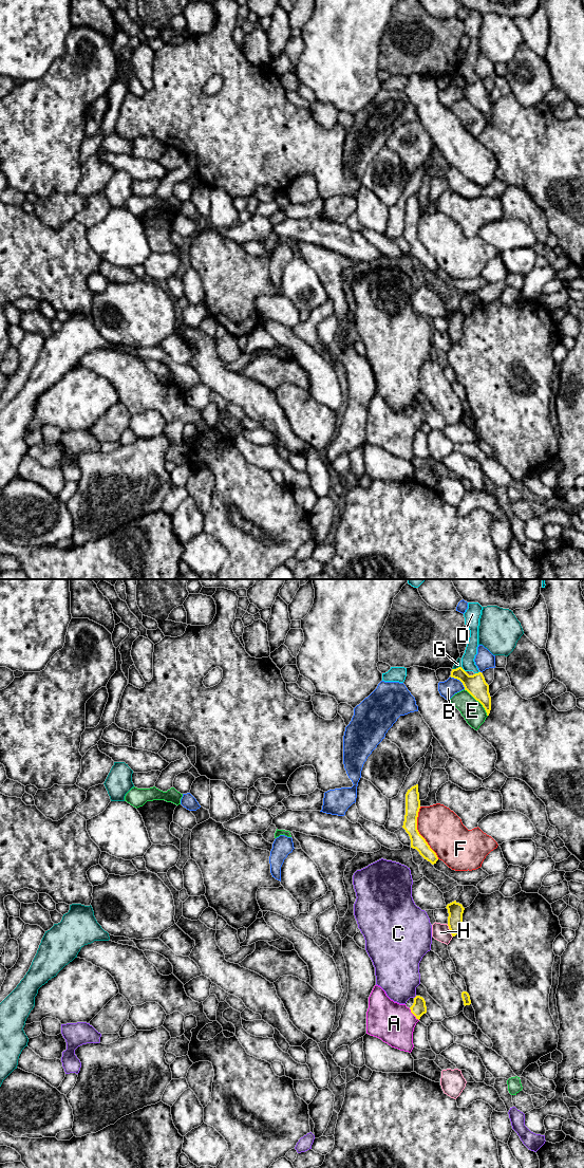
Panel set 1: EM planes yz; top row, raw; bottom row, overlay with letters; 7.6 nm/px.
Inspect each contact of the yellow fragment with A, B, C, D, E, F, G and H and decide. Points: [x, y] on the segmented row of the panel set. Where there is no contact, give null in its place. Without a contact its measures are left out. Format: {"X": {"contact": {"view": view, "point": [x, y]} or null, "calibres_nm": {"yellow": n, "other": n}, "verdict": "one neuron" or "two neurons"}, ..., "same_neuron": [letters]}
{"A": {"contact": {"view": "yz", "point": [413, 1014]}, "calibres_nm": {"yellow": 110, "other": 320}, "verdict": "one neuron"}, "B": {"contact": {"view": "yz", "point": [458, 679]}, "calibres_nm": {"yellow": 160, "other": 130}, "verdict": "two neurons"}, "C": {"contact": {"view": "yz", "point": [415, 997]}, "calibres_nm": {"yellow": 110, "other": 340}, "verdict": "two neurons"}, "D": {"contact": {"view": "yz", "point": [476, 673]}, "calibres_nm": {"yellow": 160, "other": 110}, "verdict": "two neurons"}, "E": {"contact": {"view": "yz", "point": [478, 701]}, "calibres_nm": {"yellow": 160, "other": 170}, "verdict": "two neurons"}, "F": {"contact": {"view": "yz", "point": [418, 833]}, "calibres_nm": {"yellow": 110, "other": 300}, "verdict": "two neurons"}, "G": {"contact": {"view": "yz", "point": [456, 668]}, "calibres_nm": {"yellow": 160, "other": 50}, "verdict": "two neurons"}, "H": {"contact": {"view": "yz", "point": [450, 930]}, "calibres_nm": {"yellow": 120, "other": 130}, "verdict": "two neurons"}, "same_neuron": ["A"]}

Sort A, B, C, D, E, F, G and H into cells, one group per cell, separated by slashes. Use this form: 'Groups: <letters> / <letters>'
Groups: A / B / C / D / E / F / G / H

